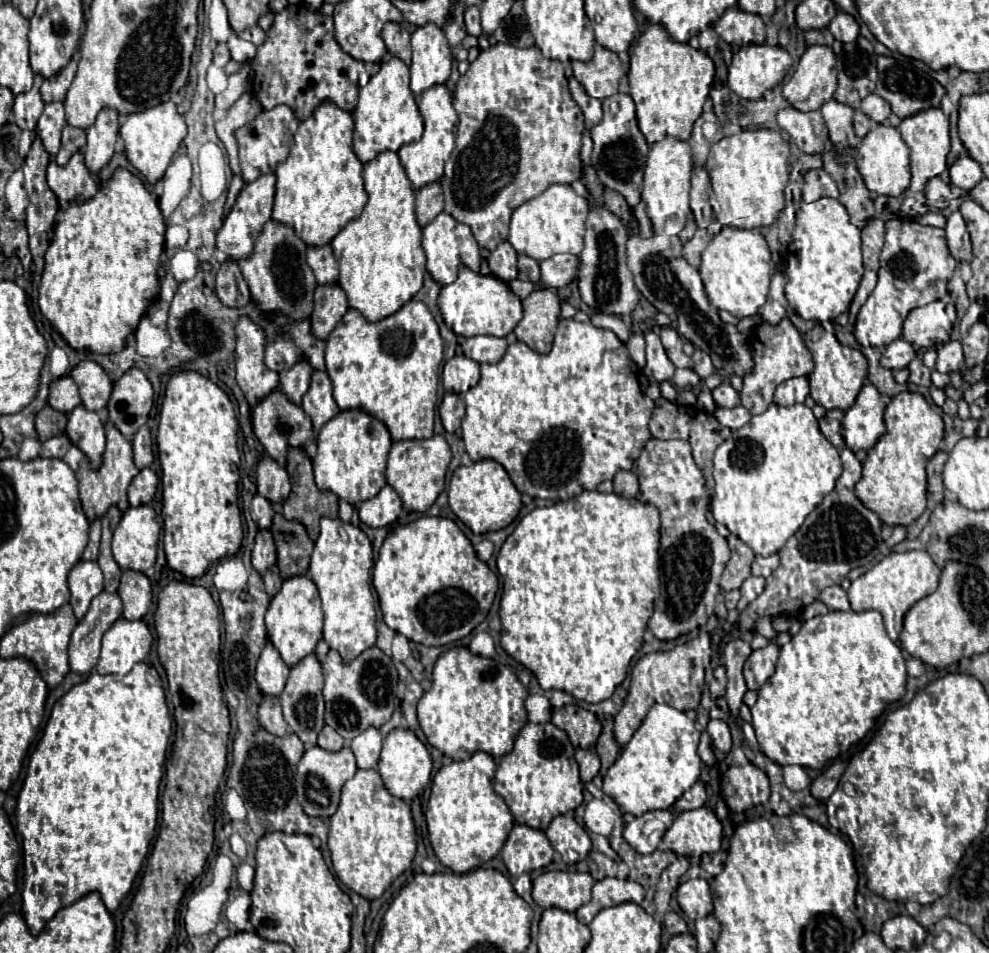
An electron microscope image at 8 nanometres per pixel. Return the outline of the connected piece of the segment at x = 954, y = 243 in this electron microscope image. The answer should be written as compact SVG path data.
M953 212L947 218L947 244L951 254L959 260L959 262L969 262L971 260L971 240L969 240L969 232L965 226L965 220L961 216L961 212Z

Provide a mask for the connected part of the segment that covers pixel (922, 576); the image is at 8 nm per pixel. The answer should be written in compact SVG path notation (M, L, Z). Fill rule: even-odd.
M909 550L909 552L891 552L883 560L879 560L871 570L861 574L851 582L849 602L855 612L877 610L883 616L887 634L893 642L897 642L899 632L903 628L903 616L907 610L921 598L933 594L937 590L941 570L937 564L925 554L925 550Z

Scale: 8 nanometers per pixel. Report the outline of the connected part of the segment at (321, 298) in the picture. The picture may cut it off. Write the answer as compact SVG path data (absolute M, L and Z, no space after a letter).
M339 284L317 286L311 314L311 328L317 338L327 338L347 312L347 296Z

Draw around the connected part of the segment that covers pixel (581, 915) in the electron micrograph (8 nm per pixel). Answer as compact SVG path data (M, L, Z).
M603 878L603 880L595 882L591 902L585 904L585 906L581 906L575 912L575 916L577 916L579 922L589 924L599 910L615 906L615 904L623 904L623 902L641 904L643 896L645 896L645 890L637 882L619 880L619 878Z

